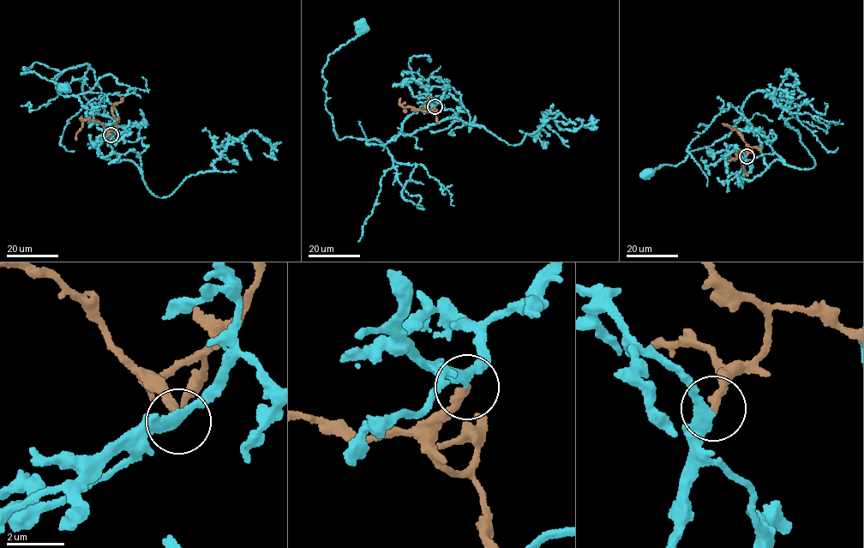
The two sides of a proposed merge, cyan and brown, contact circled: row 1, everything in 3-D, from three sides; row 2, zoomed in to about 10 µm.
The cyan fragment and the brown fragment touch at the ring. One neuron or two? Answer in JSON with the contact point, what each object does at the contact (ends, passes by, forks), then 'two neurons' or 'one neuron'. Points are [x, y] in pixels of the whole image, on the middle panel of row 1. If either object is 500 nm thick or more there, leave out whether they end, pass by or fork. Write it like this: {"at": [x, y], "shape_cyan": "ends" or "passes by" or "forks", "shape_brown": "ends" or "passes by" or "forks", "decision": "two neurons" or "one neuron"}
{"at": [434, 106], "shape_cyan": "passes by", "shape_brown": "ends", "decision": "one neuron"}

